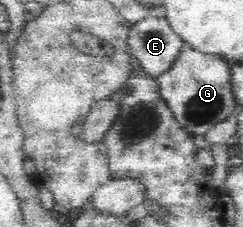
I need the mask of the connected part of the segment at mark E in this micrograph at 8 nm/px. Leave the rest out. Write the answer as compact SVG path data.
M148 16L131 24L127 44L135 65L154 78L168 71L174 65L174 61L178 59L185 45L182 39L174 33L167 18L156 16Z

